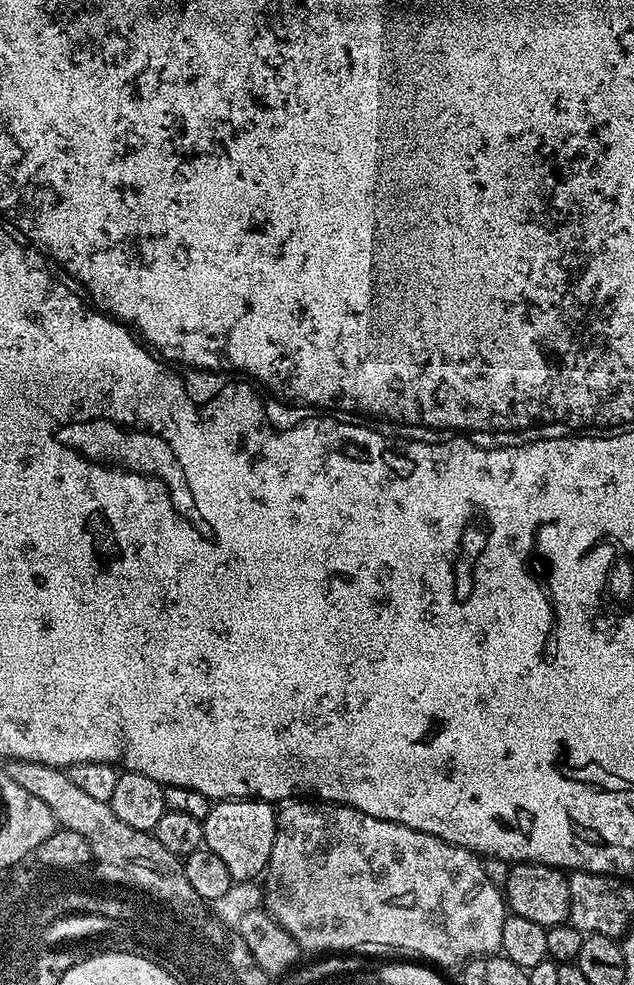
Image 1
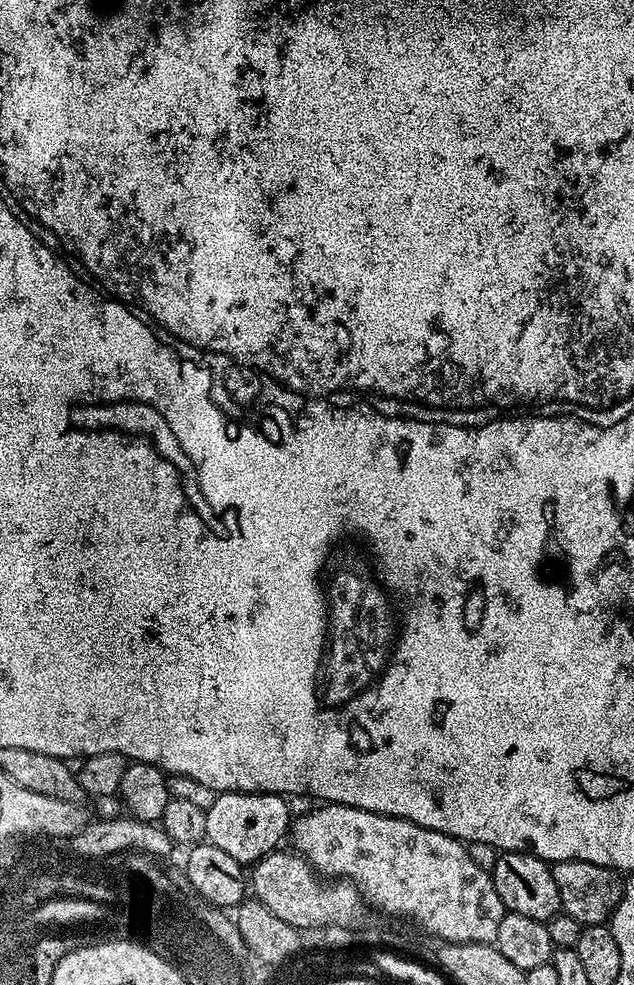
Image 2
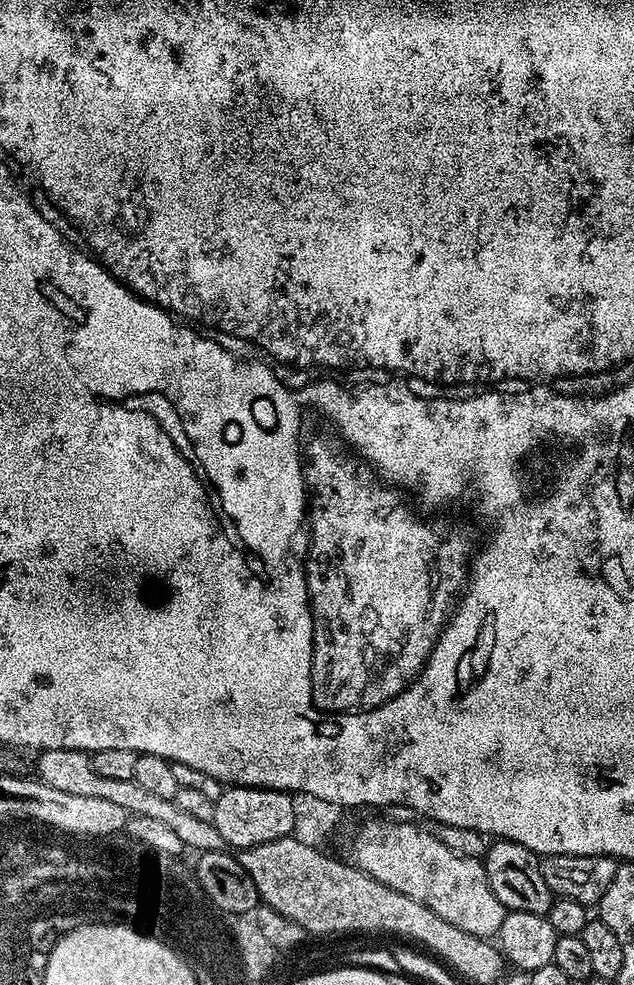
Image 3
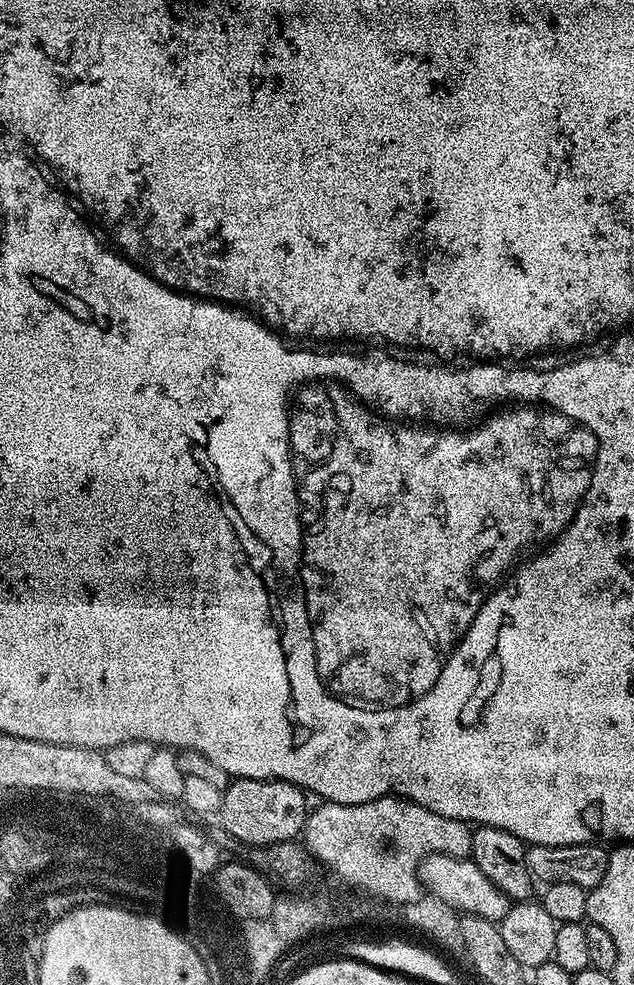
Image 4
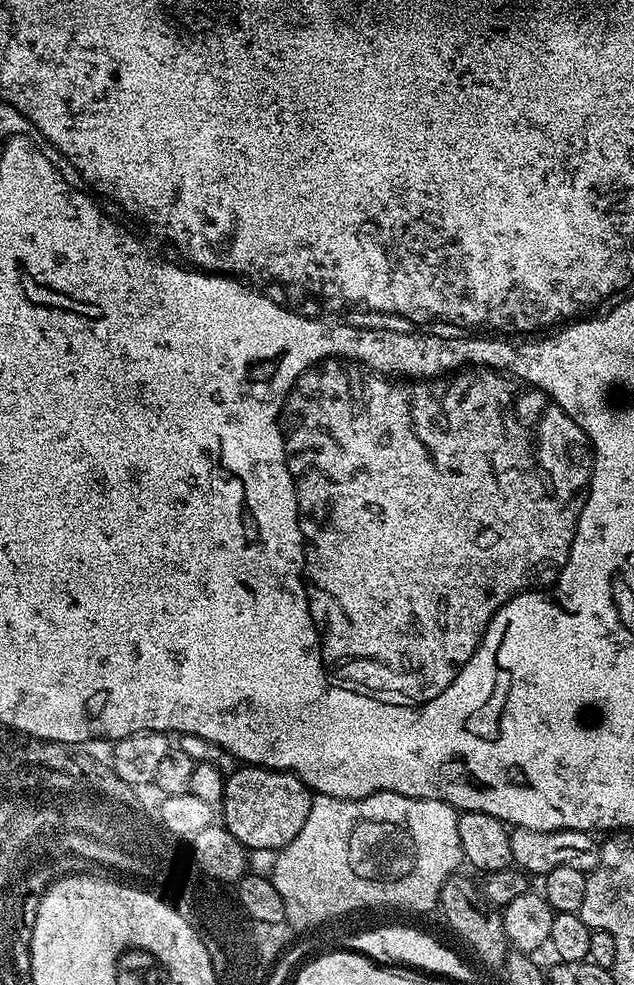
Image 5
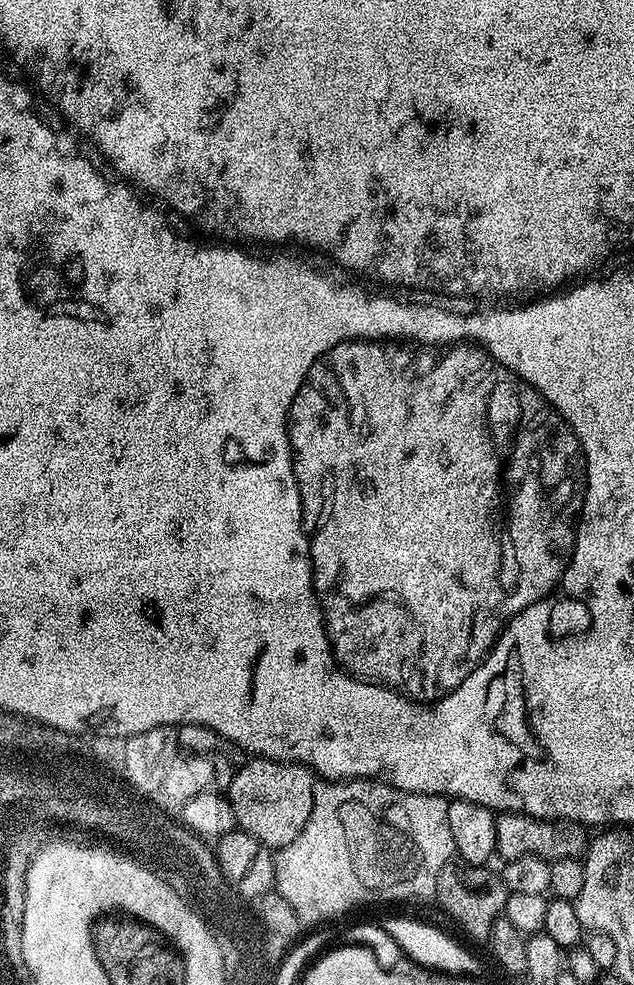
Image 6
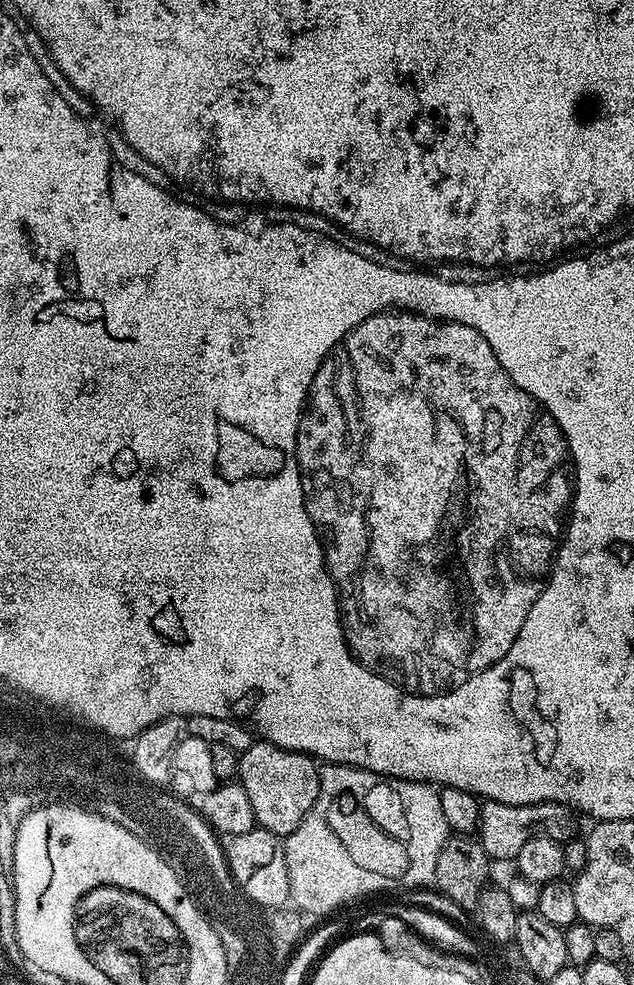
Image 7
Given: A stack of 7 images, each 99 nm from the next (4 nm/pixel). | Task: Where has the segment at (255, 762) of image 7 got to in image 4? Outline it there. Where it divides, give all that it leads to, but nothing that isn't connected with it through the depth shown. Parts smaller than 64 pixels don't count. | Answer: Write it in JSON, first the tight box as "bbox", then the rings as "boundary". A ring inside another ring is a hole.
{"bbox":[219,779,310,846],"boundary":[[[233,779],[220,803],[219,823],[246,846],[267,846],[295,841],[303,833],[310,811],[304,789],[281,780]]]}

